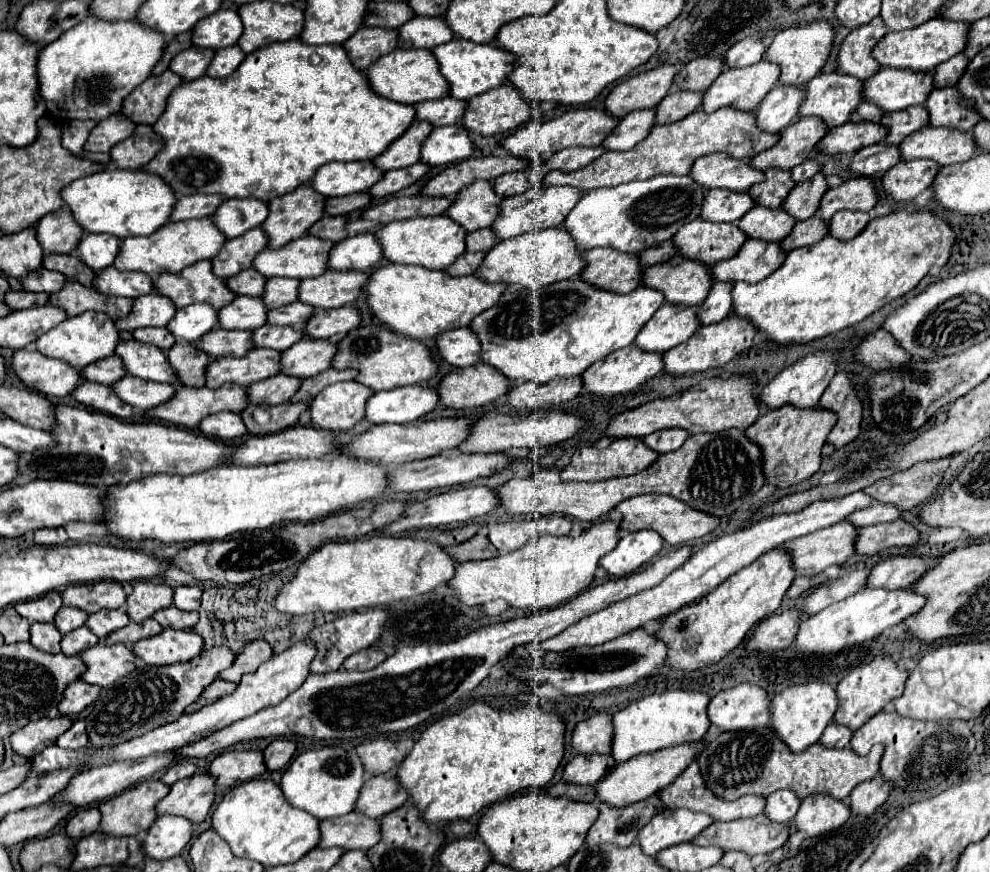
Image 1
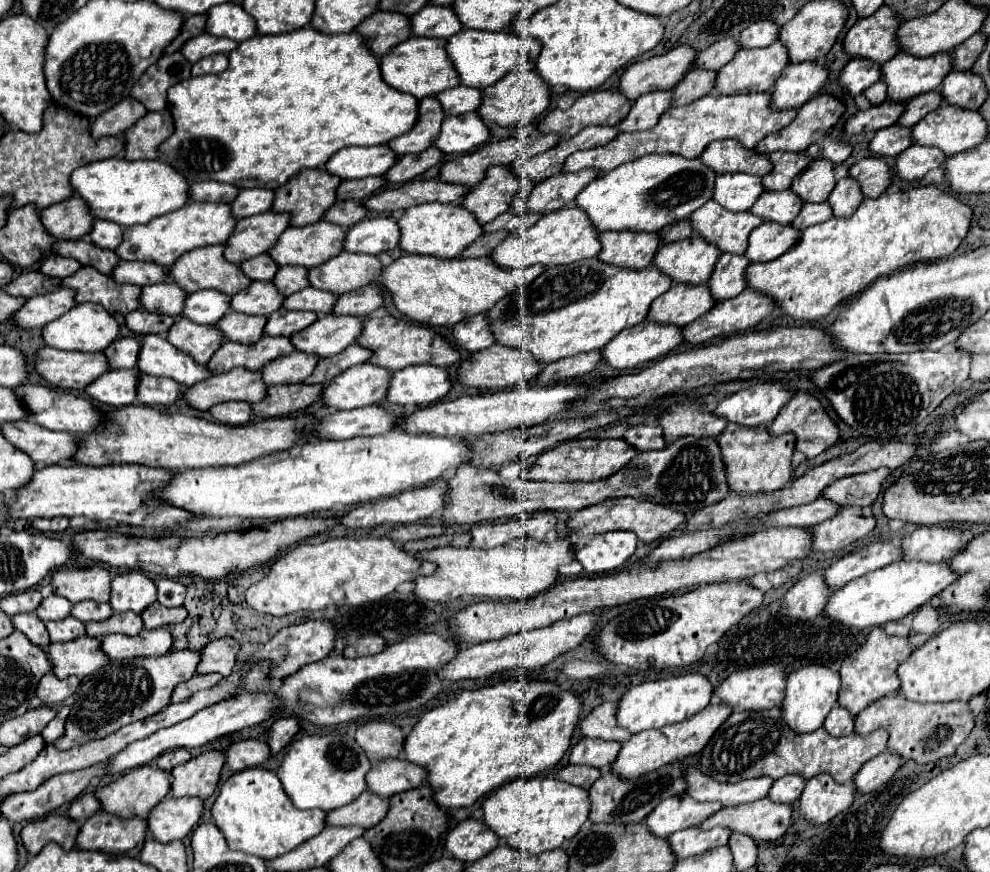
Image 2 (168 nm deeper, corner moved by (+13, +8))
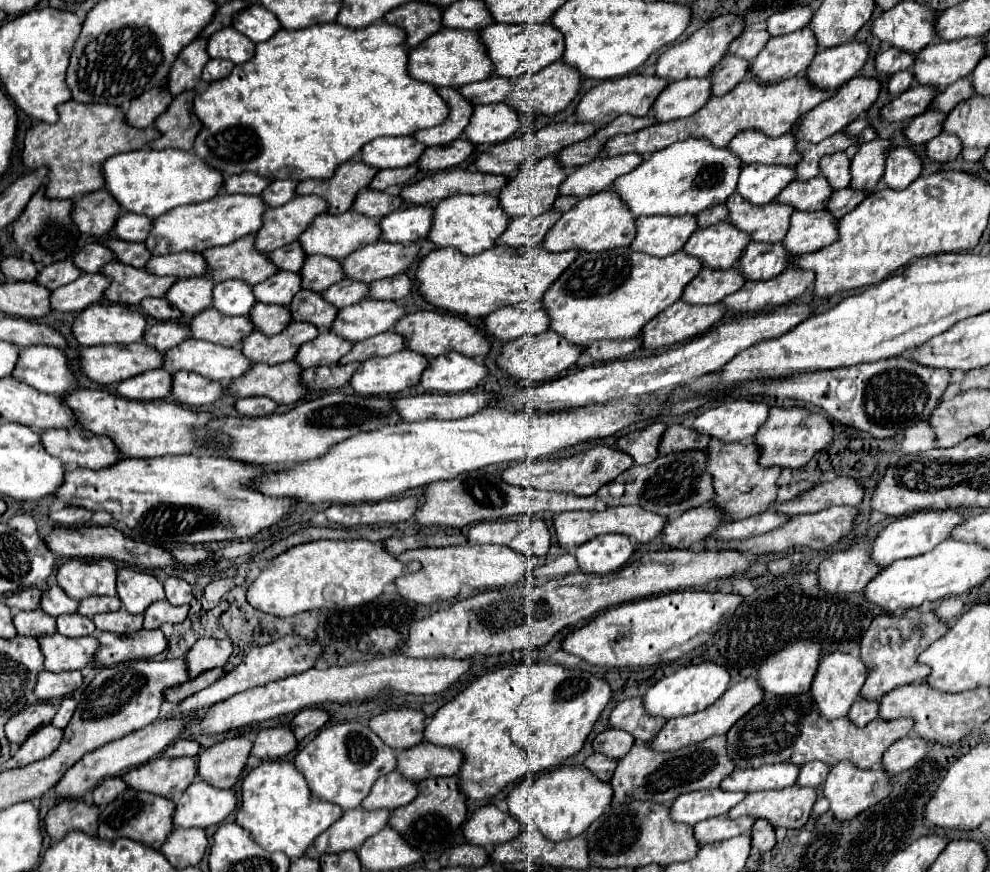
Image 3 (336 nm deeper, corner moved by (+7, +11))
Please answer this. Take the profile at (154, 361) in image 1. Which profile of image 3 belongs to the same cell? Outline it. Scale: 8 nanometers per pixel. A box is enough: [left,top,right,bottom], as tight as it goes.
[164,338,254,382]

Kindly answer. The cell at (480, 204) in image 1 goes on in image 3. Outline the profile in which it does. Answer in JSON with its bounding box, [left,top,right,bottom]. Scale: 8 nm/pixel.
[498,156,568,218]

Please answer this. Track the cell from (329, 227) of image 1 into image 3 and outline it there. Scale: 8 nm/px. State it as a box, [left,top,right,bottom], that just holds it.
[354,190,404,220]

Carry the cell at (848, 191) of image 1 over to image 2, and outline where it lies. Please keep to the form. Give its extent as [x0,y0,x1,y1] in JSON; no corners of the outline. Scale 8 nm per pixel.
[848,157,890,197]

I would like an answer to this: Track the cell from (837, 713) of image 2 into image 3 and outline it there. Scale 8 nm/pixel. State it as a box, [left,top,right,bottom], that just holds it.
[848,700,878,726]

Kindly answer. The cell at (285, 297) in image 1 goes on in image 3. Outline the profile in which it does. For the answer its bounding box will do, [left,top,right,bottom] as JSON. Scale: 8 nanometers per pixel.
[300,256,346,292]

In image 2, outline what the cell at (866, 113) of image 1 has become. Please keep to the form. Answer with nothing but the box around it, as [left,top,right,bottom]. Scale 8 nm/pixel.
[864,81,886,105]

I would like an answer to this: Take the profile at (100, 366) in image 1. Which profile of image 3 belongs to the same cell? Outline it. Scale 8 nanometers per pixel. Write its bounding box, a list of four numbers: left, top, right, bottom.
[144,322,190,352]

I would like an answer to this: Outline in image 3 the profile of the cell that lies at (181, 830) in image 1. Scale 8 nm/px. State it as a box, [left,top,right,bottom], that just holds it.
[174,780,238,828]

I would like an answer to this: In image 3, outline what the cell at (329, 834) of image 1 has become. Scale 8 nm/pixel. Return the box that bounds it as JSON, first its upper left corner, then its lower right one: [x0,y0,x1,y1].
[362,770,418,810]

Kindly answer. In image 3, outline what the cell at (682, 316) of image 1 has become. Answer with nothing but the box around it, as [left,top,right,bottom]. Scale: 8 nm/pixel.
[682,268,746,304]

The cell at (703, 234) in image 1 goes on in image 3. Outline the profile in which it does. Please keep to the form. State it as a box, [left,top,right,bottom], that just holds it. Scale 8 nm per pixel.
[728,192,794,242]

